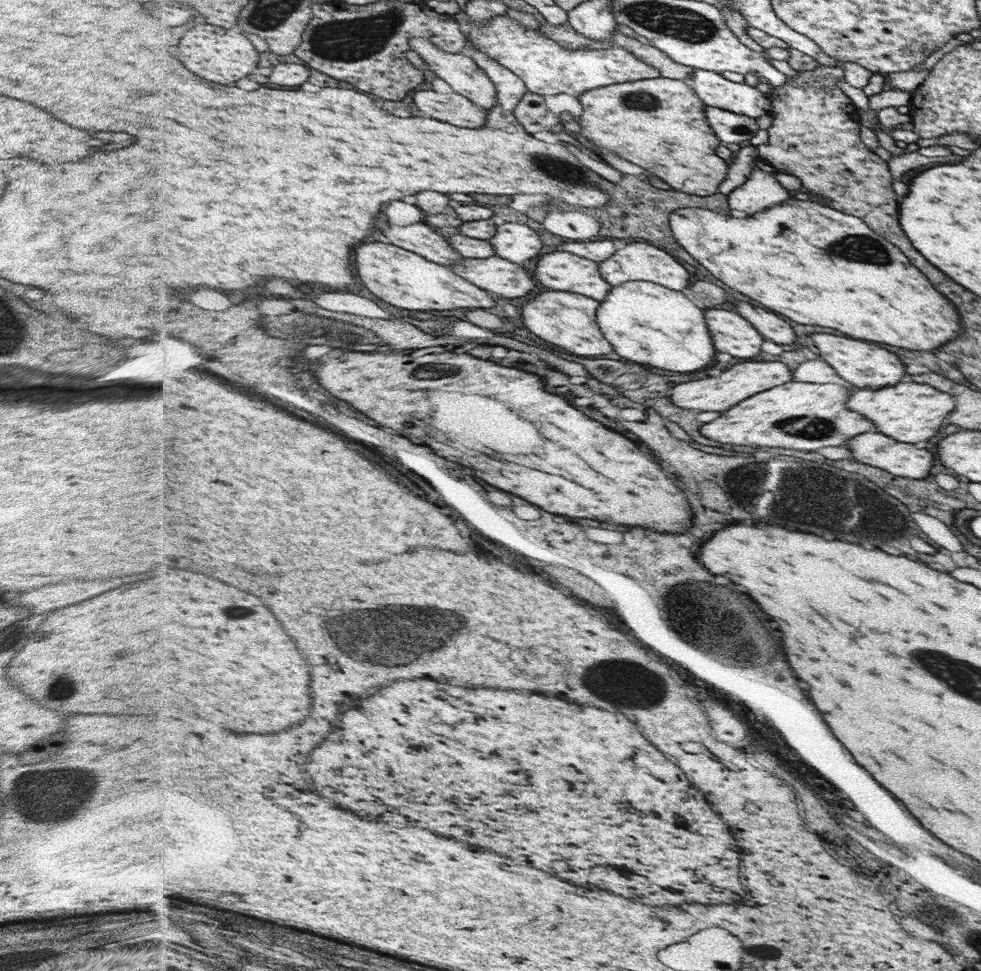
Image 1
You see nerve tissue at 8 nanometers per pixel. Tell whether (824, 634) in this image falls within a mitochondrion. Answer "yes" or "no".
no

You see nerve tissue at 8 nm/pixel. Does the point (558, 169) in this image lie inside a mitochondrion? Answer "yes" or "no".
yes

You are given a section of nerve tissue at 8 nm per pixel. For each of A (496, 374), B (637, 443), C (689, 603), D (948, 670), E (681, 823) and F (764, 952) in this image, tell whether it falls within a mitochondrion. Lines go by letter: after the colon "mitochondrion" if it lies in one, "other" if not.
A: other
B: other
C: mitochondrion
D: mitochondrion
E: other
F: other

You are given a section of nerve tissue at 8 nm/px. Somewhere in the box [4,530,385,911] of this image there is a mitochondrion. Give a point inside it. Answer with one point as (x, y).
(68, 788)

